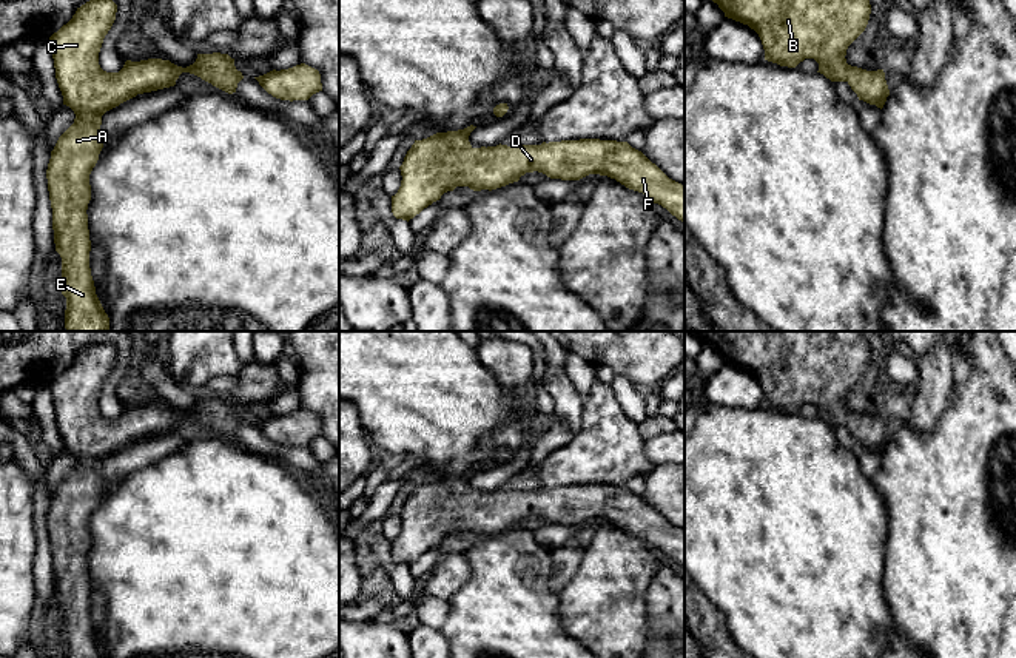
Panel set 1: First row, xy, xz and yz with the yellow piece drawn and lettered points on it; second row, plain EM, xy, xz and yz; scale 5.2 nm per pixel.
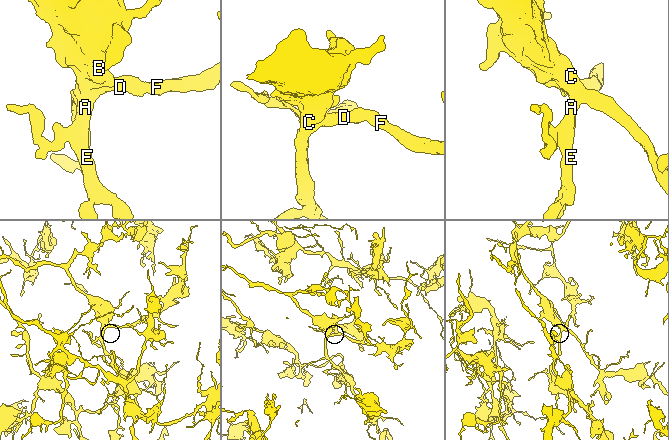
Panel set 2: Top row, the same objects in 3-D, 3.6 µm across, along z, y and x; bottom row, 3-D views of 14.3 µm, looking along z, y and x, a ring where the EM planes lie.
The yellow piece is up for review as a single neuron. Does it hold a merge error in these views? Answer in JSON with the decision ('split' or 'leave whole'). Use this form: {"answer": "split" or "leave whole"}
{"answer": "leave whole"}

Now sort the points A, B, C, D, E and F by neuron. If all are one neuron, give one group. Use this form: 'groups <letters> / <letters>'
groups A B C D E F

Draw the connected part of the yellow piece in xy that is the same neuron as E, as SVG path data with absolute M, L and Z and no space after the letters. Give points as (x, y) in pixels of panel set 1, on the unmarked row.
M91 344L77 353L72 364L49 382L56 424L63 441L63 450L74 459L74 468L59 482L46 515L48 536L52 553L56 596L62 603L62 640L66 643L65 658L105 658L89 613L88 549L91 546L89 519L99 505L105 482L100 478L102 461L137 439L176 430L182 418L190 418L213 431L233 439L244 424L228 399L197 399L193 410L182 413L170 405L126 405L119 418L106 418L99 410L99 398L105 381L116 365L117 350L111 344Z

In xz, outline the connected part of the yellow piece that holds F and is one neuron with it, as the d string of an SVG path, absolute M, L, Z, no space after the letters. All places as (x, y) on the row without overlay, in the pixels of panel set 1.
M470 470L415 485L399 512L401 532L392 541L396 564L409 567L456 532L492 536L518 527L526 518L538 516L561 525L607 521L643 538L648 546L661 550L685 569L685 530L669 524L627 487L580 484L473 493L469 481L475 473Z

